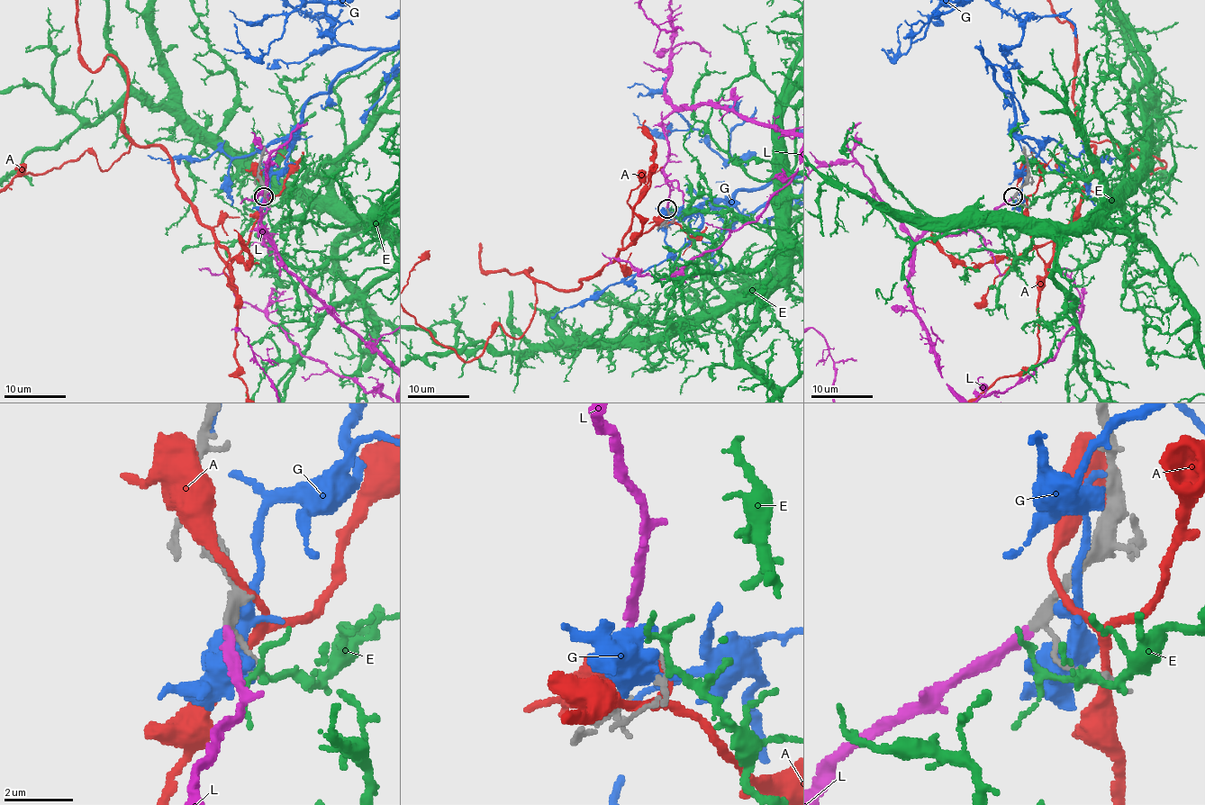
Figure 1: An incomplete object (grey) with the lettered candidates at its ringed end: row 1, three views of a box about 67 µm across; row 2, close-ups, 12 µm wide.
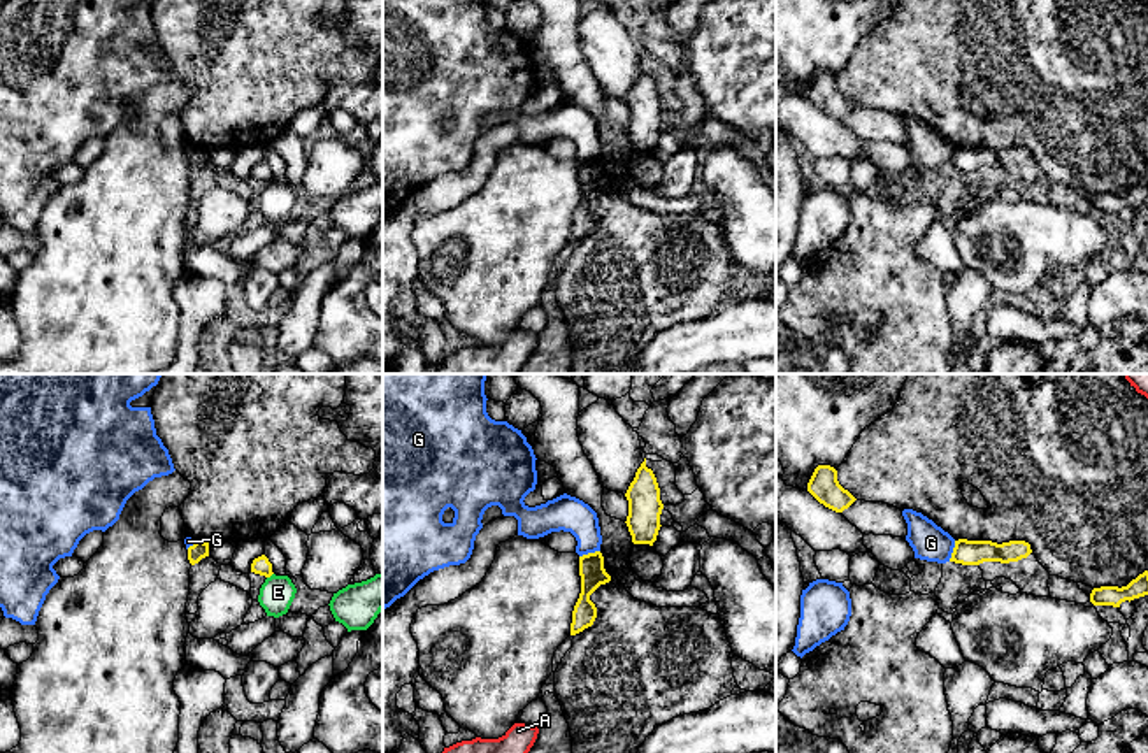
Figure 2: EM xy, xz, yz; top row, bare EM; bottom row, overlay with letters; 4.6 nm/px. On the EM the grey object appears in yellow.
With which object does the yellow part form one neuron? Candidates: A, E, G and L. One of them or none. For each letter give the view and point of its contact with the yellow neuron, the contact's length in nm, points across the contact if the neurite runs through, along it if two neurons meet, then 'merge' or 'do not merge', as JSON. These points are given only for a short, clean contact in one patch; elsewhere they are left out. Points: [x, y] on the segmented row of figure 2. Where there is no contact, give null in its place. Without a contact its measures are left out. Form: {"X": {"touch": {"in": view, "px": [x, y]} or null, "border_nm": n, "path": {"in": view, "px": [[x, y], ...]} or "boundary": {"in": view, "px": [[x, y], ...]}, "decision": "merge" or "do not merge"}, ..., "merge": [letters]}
{"A": {"touch": null, "decision": "do not merge"}, "E": {"touch": {"in": "xy", "px": [269, 576]}, "border_nm": 40, "boundary": {"in": "xy", "px": [[272, 573], [267, 578]]}, "decision": "do not merge"}, "G": {"touch": {"in": "xz", "px": [588, 553]}, "border_nm": 100, "boundary": {"in": "xz", "px": [[599, 550], [580, 557]]}, "decision": "do not merge"}, "L": {"touch": null, "decision": "merge"}, "merge": ["L"]}

